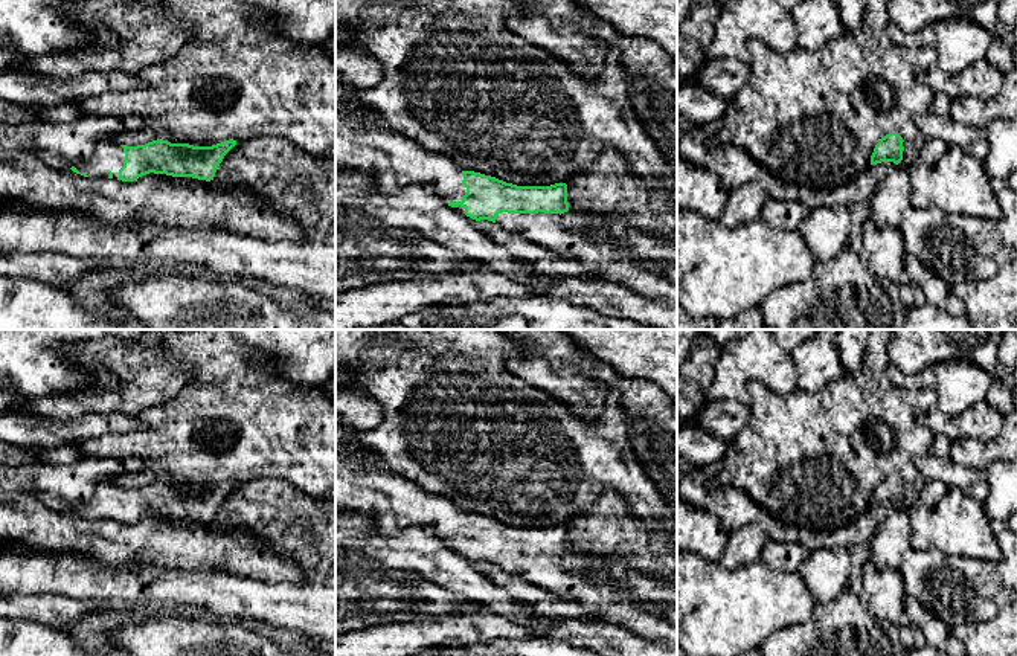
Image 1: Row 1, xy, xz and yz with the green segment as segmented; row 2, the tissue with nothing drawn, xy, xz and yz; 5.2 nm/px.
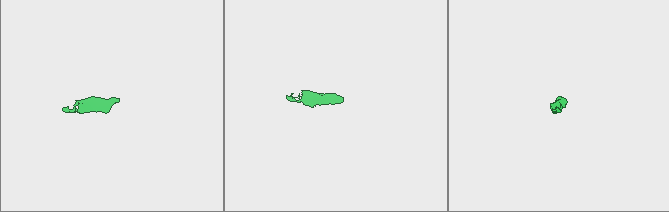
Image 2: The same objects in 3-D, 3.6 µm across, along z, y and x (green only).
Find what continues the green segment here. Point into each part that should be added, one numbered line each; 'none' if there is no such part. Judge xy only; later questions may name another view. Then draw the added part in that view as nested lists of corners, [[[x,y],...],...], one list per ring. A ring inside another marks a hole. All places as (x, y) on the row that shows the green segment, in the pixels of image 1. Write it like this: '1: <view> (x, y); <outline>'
1: xy (109, 156); [[[101,140],[93,154],[88,159],[66,162],[59,156],[37,150],[34,151],[43,162],[50,168],[70,171],[75,166],[79,172],[85,172],[90,178],[108,178],[108,174],[113,174],[113,178],[119,177],[119,169],[124,166],[125,153],[124,148],[110,140]]]

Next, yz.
1: yz (930, 151); [[[926,140],[921,148],[916,148],[910,142],[903,142],[903,160],[898,166],[909,166],[912,162],[919,160],[927,166],[933,166],[945,153],[948,145],[942,140]]]

